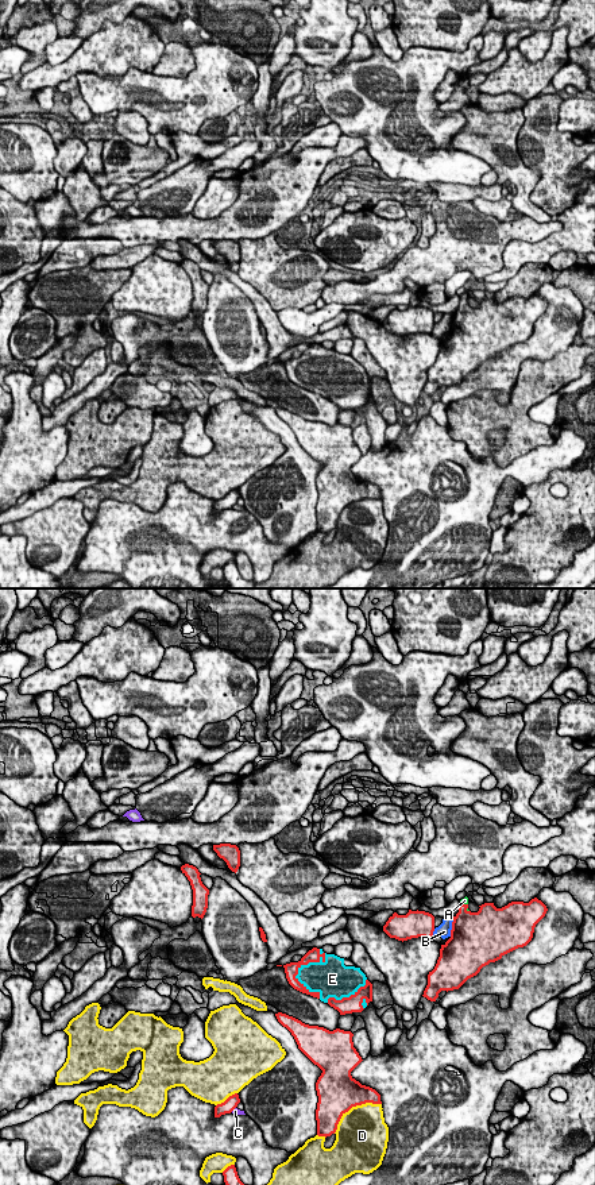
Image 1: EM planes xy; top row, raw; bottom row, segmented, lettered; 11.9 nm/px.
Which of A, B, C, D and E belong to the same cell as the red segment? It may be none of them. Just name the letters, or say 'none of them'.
A, E

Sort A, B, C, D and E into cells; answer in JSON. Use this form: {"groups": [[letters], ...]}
{"groups": [["A", "E"], ["B"], ["C"], ["D"]]}

